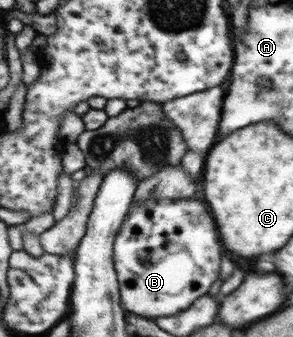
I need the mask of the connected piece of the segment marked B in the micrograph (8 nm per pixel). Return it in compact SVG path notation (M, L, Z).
M162 199L148 202L147 204L137 207L137 209L130 209L123 220L122 227L119 229L118 237L114 245L114 266L118 272L118 280L121 282L121 300L129 315L140 315L144 318L156 319L157 317L169 317L176 313L185 312L186 309L193 307L194 301L201 299L211 289L211 285L217 281L219 277L219 267L221 267L221 243L217 237L217 229L215 223L211 219L211 207L205 201L192 199L169 200Z

